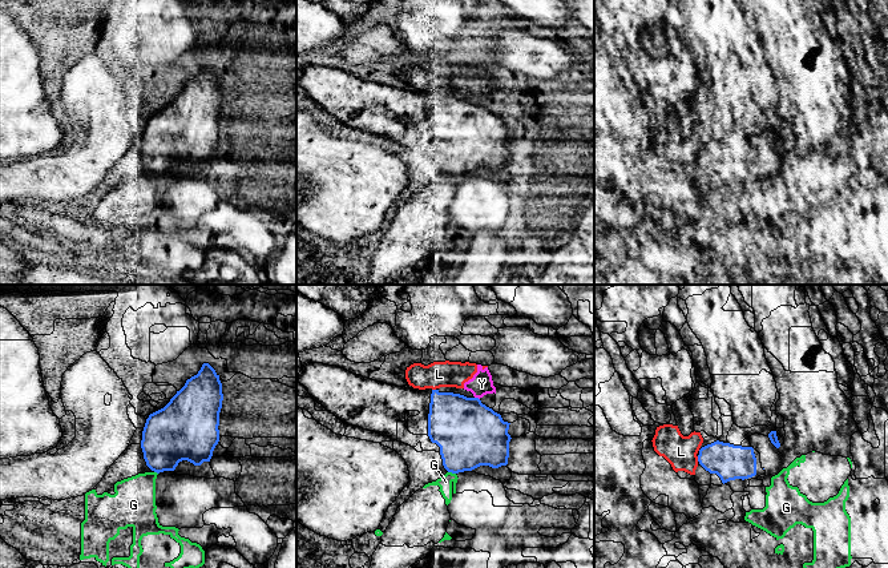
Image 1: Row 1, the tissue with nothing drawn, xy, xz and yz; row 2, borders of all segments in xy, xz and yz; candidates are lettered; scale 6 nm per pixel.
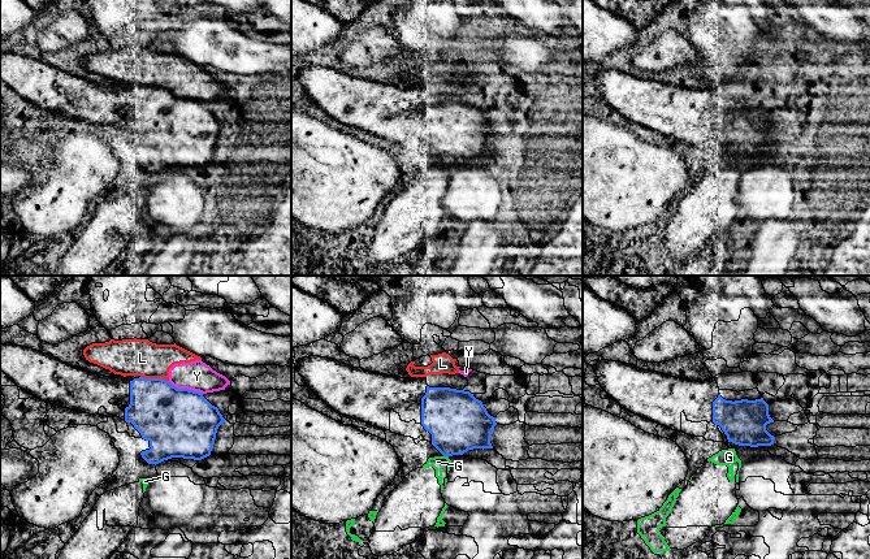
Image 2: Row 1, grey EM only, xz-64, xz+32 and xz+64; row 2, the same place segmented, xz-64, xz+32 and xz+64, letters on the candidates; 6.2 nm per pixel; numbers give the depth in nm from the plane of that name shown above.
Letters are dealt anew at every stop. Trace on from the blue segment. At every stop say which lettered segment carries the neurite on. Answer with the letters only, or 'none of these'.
none of these

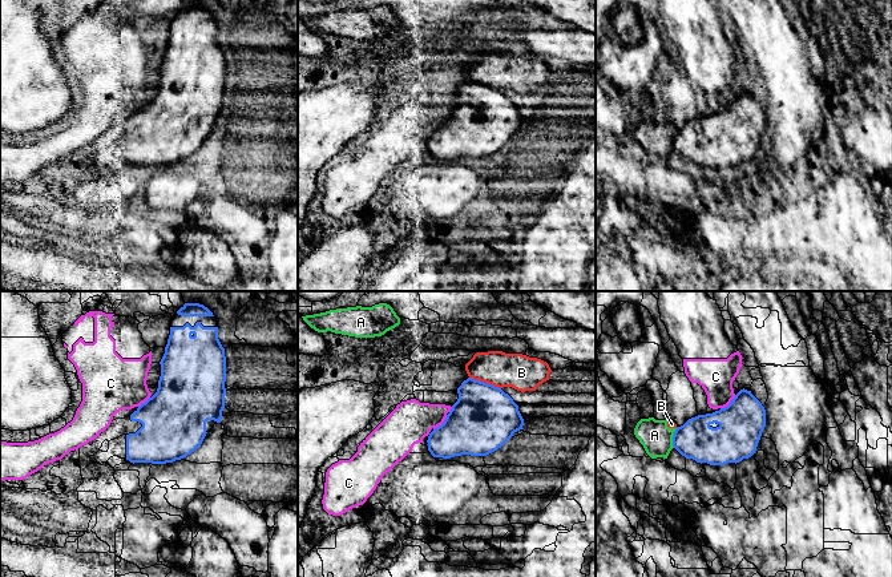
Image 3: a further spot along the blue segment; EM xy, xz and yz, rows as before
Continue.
none of these

